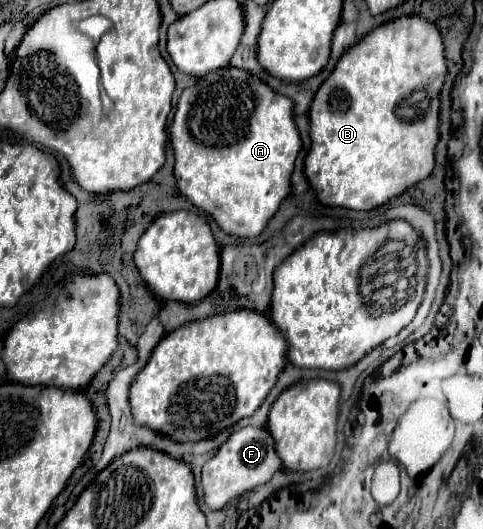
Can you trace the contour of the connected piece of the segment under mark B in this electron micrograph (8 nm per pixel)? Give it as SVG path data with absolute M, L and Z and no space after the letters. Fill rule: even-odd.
M403 16L397 20L391 20L387 24L377 26L375 30L371 30L365 38L361 38L357 44L353 44L337 62L335 70L329 74L329 78L319 86L311 108L309 108L309 136L311 136L311 148L307 152L305 158L305 176L309 180L309 184L313 186L317 200L325 206L339 206L339 208L349 208L349 210L373 210L377 206L387 204L391 198L403 194L405 190L409 190L411 186L415 186L417 182L425 180L435 164L435 144L439 140L439 92L443 86L443 80L447 76L447 66L445 66L445 50L443 50L443 38L439 34L439 30L423 20L421 16Z

